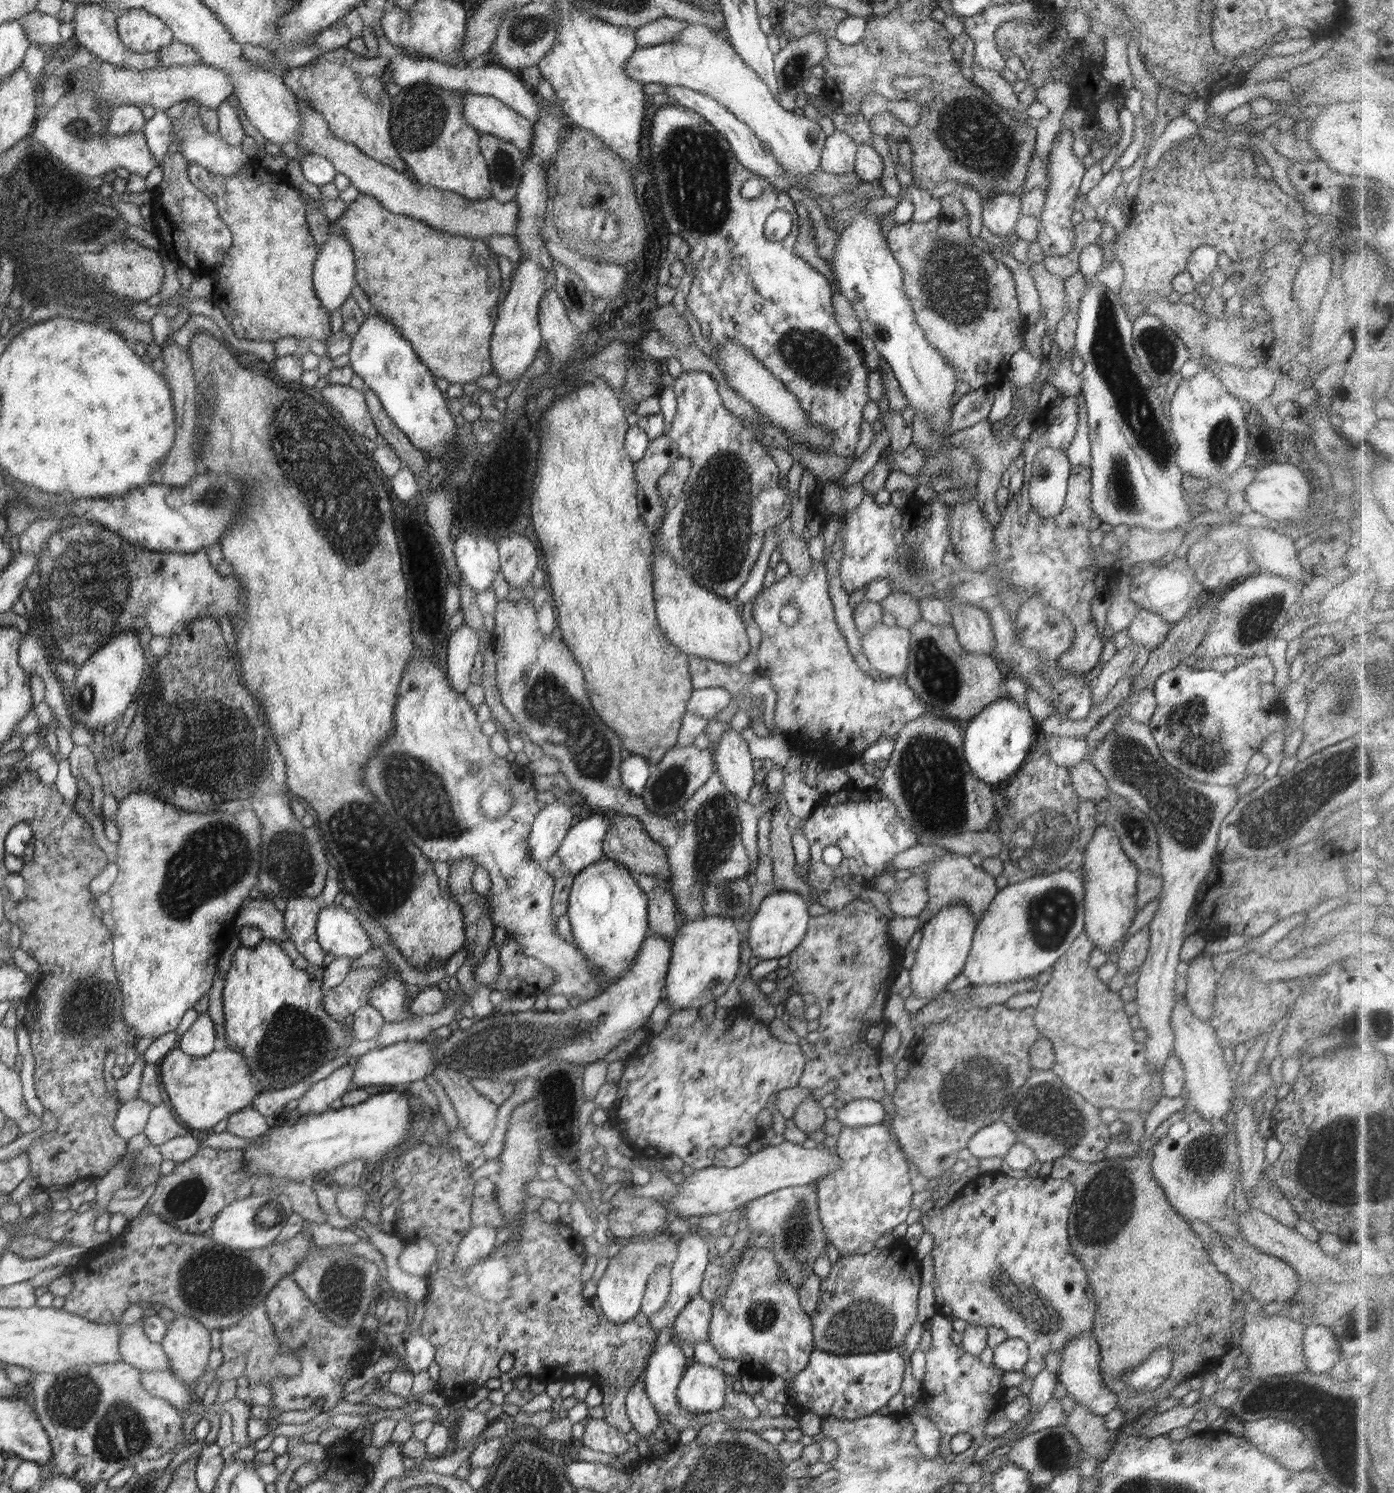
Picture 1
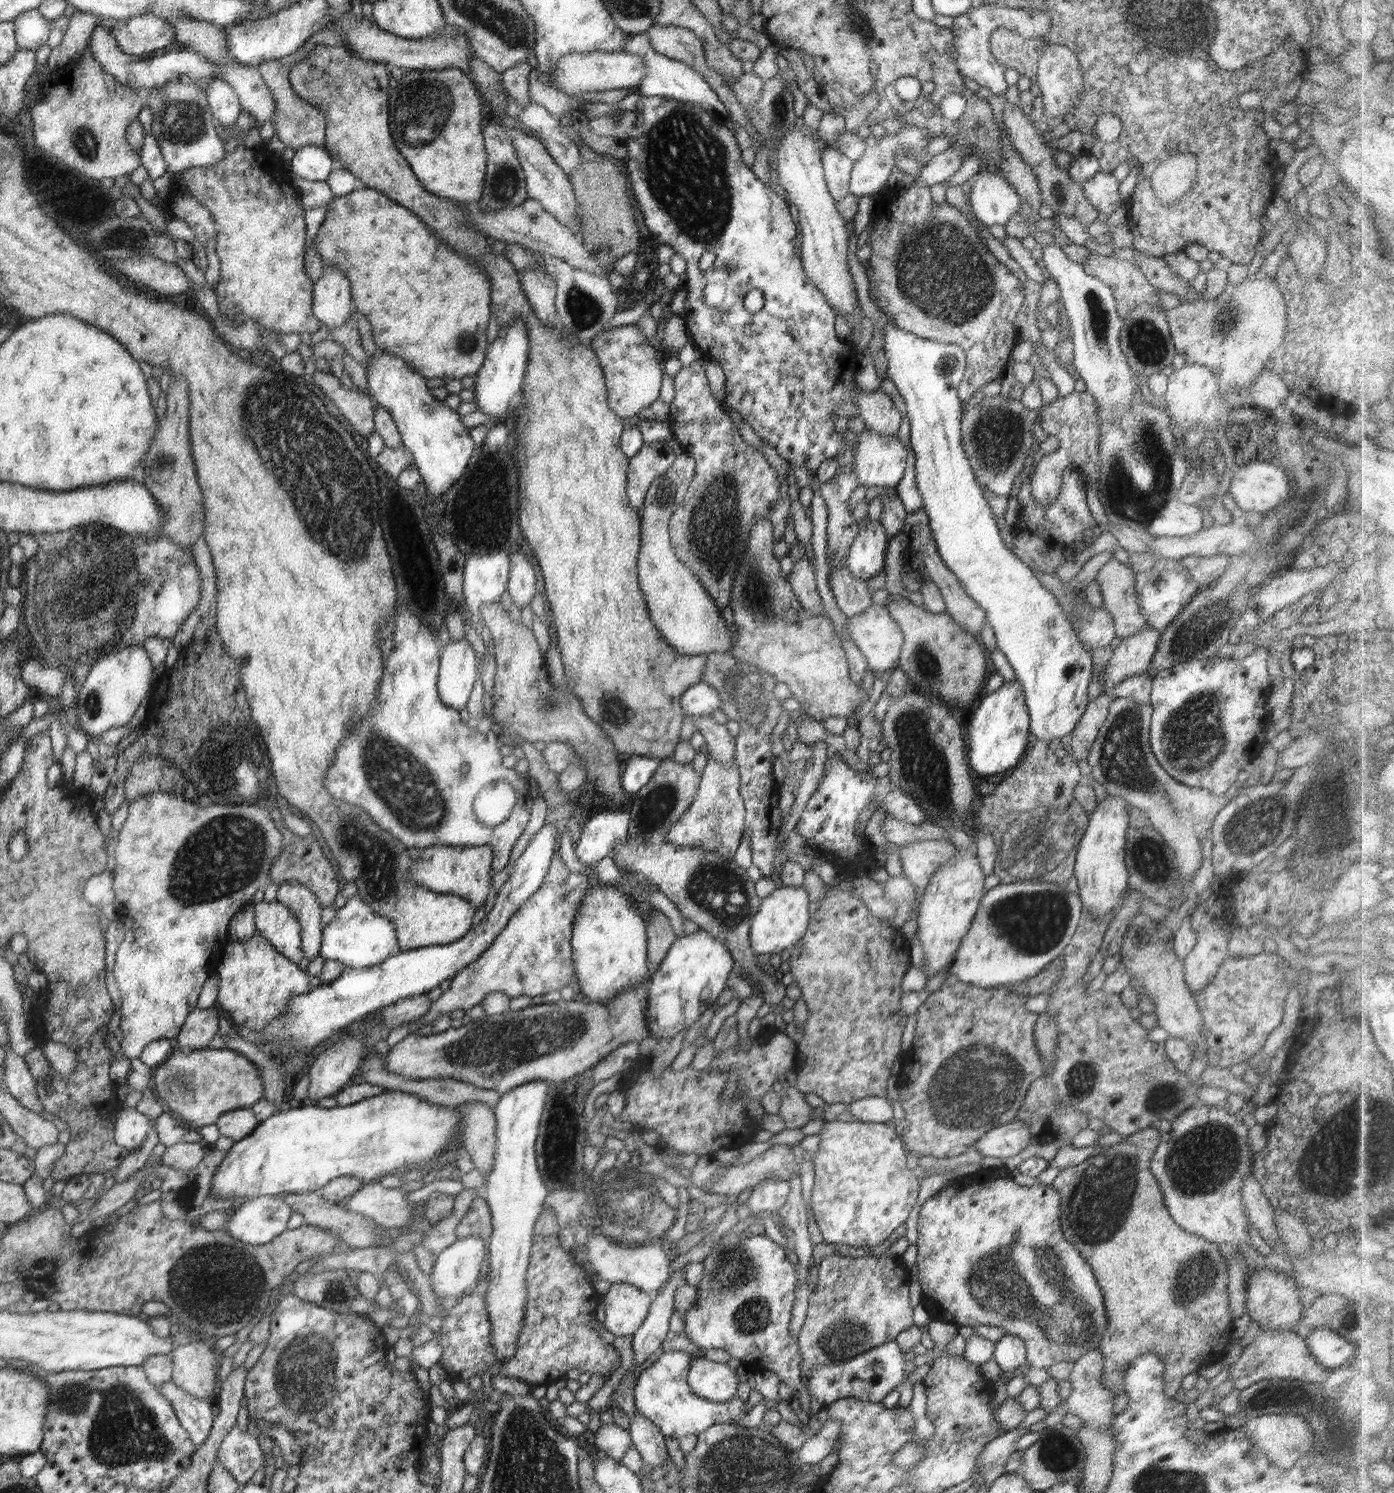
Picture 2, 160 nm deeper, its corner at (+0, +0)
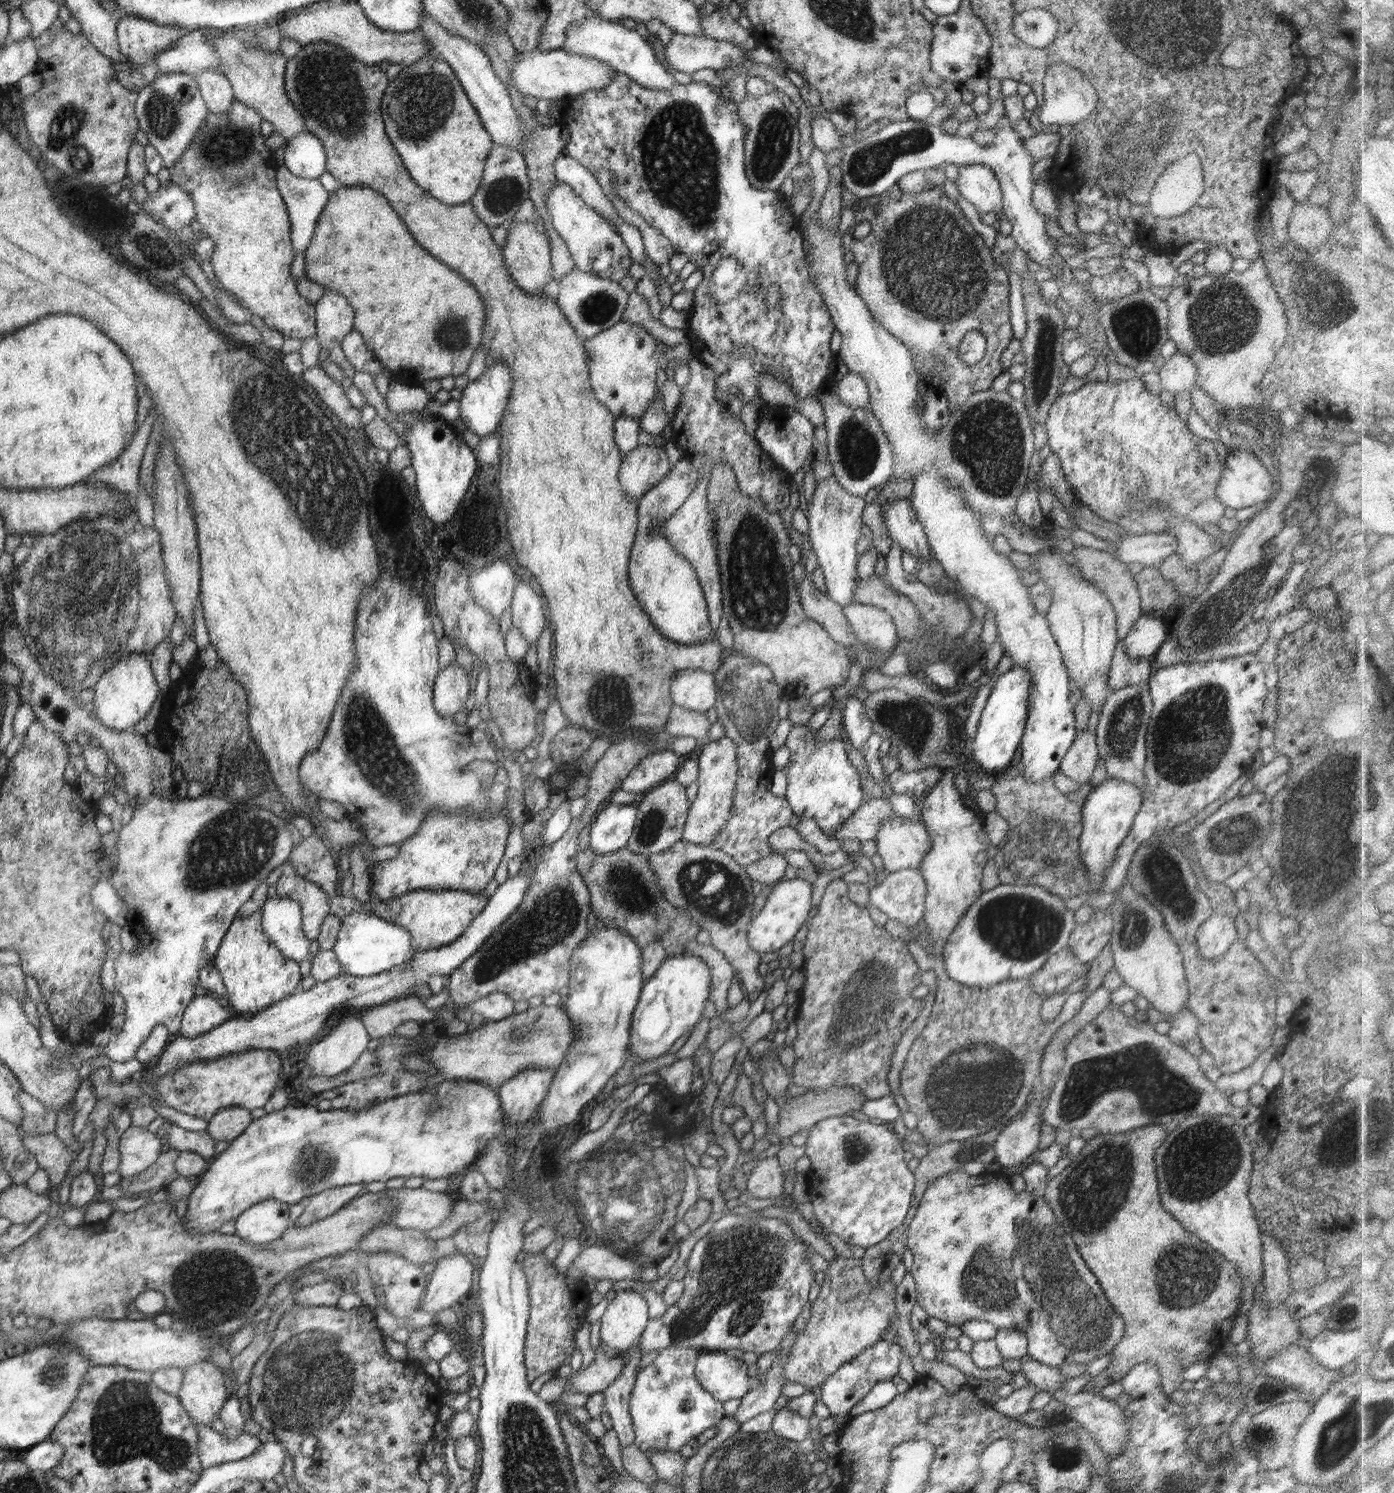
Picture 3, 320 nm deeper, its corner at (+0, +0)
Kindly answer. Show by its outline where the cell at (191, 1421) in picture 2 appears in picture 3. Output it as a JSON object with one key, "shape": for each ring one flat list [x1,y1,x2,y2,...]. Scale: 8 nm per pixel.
{"shape":[[196,1424,196,1428,200,1437,198,1452,205,1469,245,1459,261,1446,260,1439,247,1431,242,1431,235,1441,231,1441,211,1426]]}

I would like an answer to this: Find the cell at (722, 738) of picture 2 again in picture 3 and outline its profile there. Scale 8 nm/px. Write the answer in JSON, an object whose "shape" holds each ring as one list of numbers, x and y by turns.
{"shape":[[673,704,663,736,674,738,690,736,692,739,705,744,710,742,709,737,707,737,710,726,711,723,705,713,688,710,683,706]]}

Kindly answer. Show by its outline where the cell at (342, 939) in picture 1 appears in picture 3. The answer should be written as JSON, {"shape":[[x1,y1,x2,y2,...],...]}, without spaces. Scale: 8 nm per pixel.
{"shape":[[353,912,344,920,340,920,340,931,338,932,338,939,332,948,339,960,341,966,341,973,350,974,352,976,372,976,386,972,391,968,403,966,405,962,409,962,415,955,417,950,412,946,411,934,405,928,396,924,385,921,374,912]]}

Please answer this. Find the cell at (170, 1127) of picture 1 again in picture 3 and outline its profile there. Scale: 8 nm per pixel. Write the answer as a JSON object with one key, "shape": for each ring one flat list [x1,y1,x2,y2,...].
{"shape":[[174,1122,167,1130,165,1141,170,1144,170,1148,180,1151,190,1151,202,1156,206,1160,214,1158,215,1141,210,1137,207,1130,201,1132,190,1132,179,1128]]}

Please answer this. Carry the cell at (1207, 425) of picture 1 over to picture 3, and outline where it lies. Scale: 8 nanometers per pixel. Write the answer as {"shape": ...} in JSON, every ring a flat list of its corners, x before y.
{"shape":[[1176,351,1170,358,1165,359,1159,369,1155,369,1161,378,1161,390,1168,390,1174,396,1178,392,1189,391,1195,386,1197,366,1187,355]]}

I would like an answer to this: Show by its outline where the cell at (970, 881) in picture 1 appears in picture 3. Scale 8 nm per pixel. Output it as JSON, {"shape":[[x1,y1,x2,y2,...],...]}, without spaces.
{"shape":[[902,817,884,821,879,826,875,842,887,874,918,869,931,847,926,827,915,819]]}

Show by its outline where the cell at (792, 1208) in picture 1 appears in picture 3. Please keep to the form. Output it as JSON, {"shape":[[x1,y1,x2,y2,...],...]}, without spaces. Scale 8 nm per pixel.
{"shape":[[777,1156,760,1160,746,1182,747,1190,754,1198,763,1198,775,1202,784,1194,784,1174]]}

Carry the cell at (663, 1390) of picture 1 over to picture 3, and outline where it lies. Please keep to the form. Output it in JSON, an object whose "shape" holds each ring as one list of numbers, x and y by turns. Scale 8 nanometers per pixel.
{"shape":[[665,1348,637,1374,631,1390,629,1413,635,1434,633,1444,642,1452,679,1452,684,1444,714,1427,725,1416,722,1403,696,1380,694,1368,699,1354,695,1348]]}

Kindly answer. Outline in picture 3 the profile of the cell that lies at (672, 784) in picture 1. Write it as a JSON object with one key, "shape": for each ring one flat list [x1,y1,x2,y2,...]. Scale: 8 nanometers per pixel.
{"shape":[[674,778,666,780,642,794,641,799,642,801,637,807,637,819,627,847,648,857,668,850,681,839,691,806,688,804,688,797,686,797,686,788]]}

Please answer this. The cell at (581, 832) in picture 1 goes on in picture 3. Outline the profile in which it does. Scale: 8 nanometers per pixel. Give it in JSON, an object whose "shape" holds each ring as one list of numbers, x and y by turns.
{"shape":[[608,801,606,807,597,813,588,826,589,847,596,854,614,852,626,847,636,819,636,806]]}

